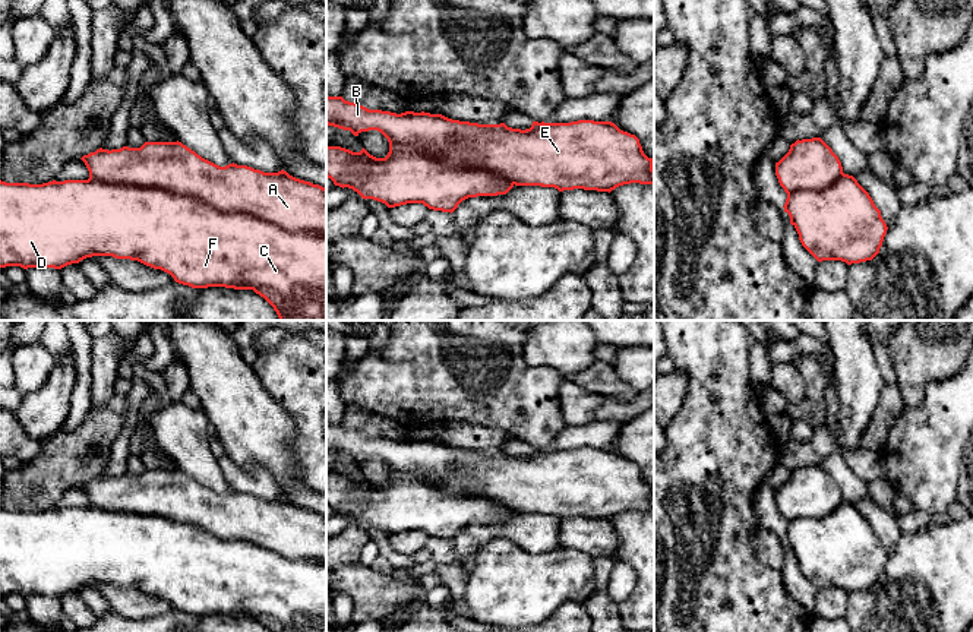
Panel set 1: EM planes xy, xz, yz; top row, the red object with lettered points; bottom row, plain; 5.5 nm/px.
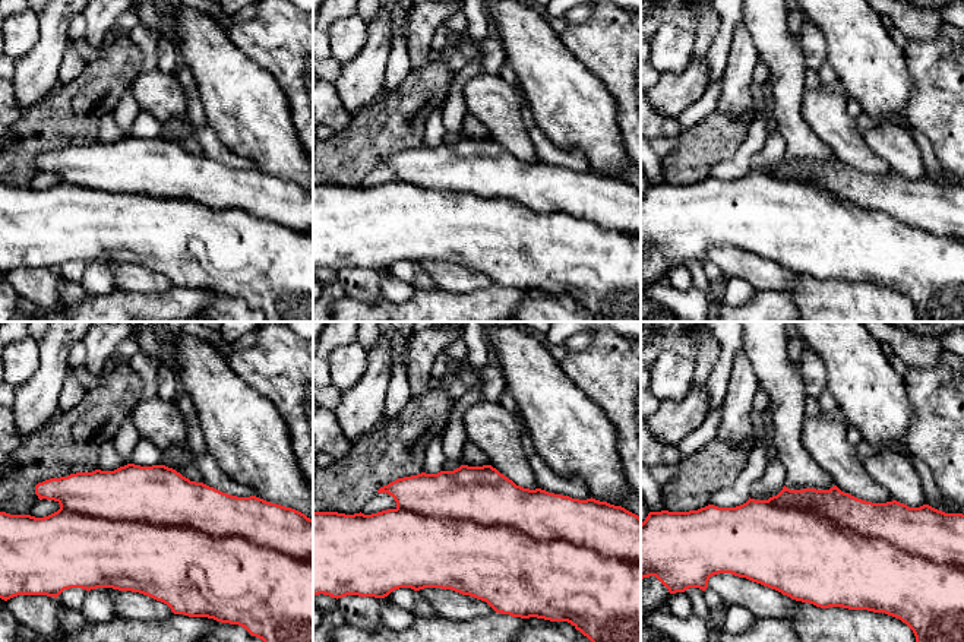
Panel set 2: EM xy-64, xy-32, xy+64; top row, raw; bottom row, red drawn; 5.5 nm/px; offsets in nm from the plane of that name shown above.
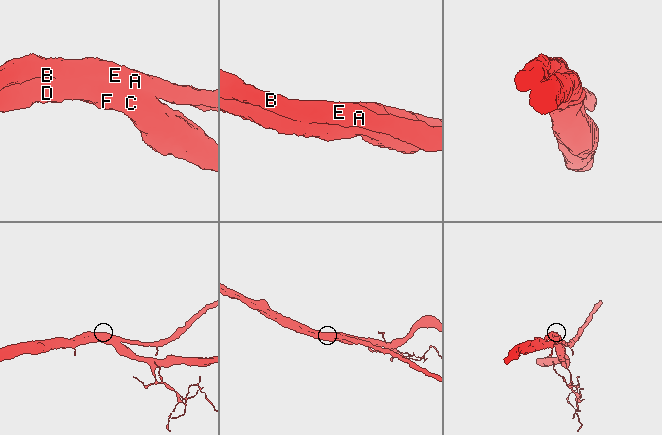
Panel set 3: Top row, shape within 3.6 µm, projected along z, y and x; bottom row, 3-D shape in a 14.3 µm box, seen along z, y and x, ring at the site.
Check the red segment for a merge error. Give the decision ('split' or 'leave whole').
leave whole

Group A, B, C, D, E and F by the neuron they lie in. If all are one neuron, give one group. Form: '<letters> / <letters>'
A B C D E F

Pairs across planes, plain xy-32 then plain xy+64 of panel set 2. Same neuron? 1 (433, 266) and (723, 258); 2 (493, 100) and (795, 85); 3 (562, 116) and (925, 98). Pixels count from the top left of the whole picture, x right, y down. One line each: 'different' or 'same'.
1: same
2: different
3: different

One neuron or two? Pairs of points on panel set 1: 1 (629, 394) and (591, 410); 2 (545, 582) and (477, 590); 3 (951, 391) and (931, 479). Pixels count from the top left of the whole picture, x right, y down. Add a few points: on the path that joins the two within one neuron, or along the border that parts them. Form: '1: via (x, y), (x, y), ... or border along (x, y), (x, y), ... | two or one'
1: border along (584, 389), (621, 400), (631, 400), (638, 392) | two
2: via (528, 588), (493, 590) | one
3: via (948, 413), (931, 438), (931, 457) | one

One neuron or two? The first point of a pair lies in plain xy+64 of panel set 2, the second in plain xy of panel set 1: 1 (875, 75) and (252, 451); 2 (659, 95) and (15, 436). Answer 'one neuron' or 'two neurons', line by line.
1: one neuron
2: two neurons

